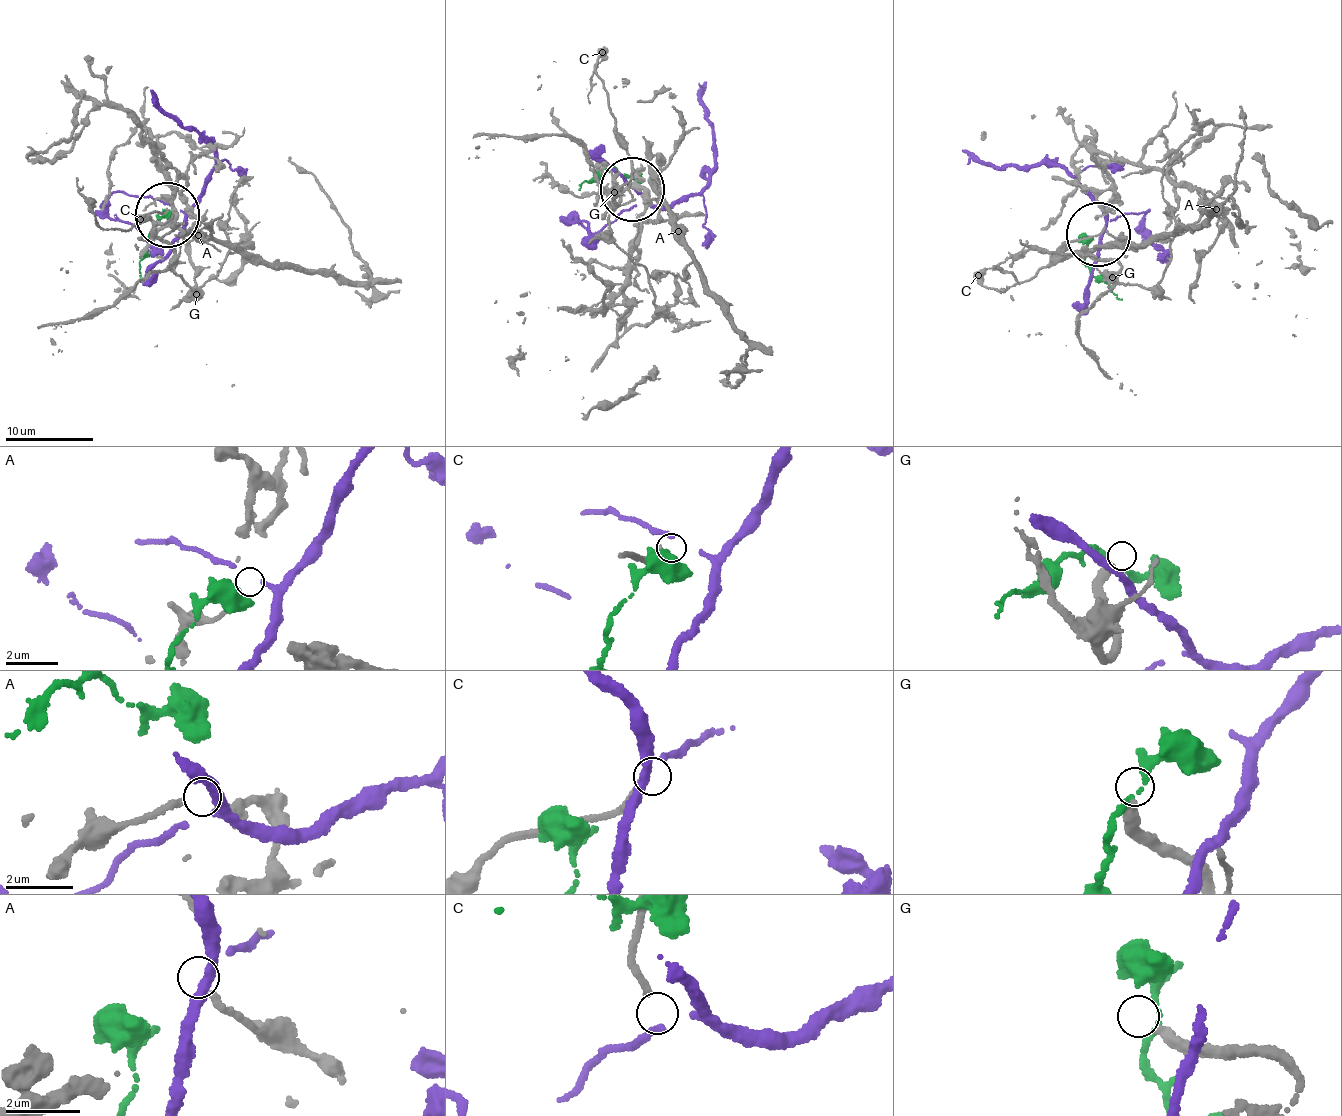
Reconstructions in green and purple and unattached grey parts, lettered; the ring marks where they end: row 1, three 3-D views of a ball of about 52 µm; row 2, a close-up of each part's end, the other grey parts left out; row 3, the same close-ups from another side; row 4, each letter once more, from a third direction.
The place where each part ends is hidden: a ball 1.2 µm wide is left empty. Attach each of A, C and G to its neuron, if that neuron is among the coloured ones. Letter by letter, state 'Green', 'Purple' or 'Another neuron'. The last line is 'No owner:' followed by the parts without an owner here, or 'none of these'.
A: Another neuron
C: Another neuron
G: Another neuron
No owner: A, C, G

